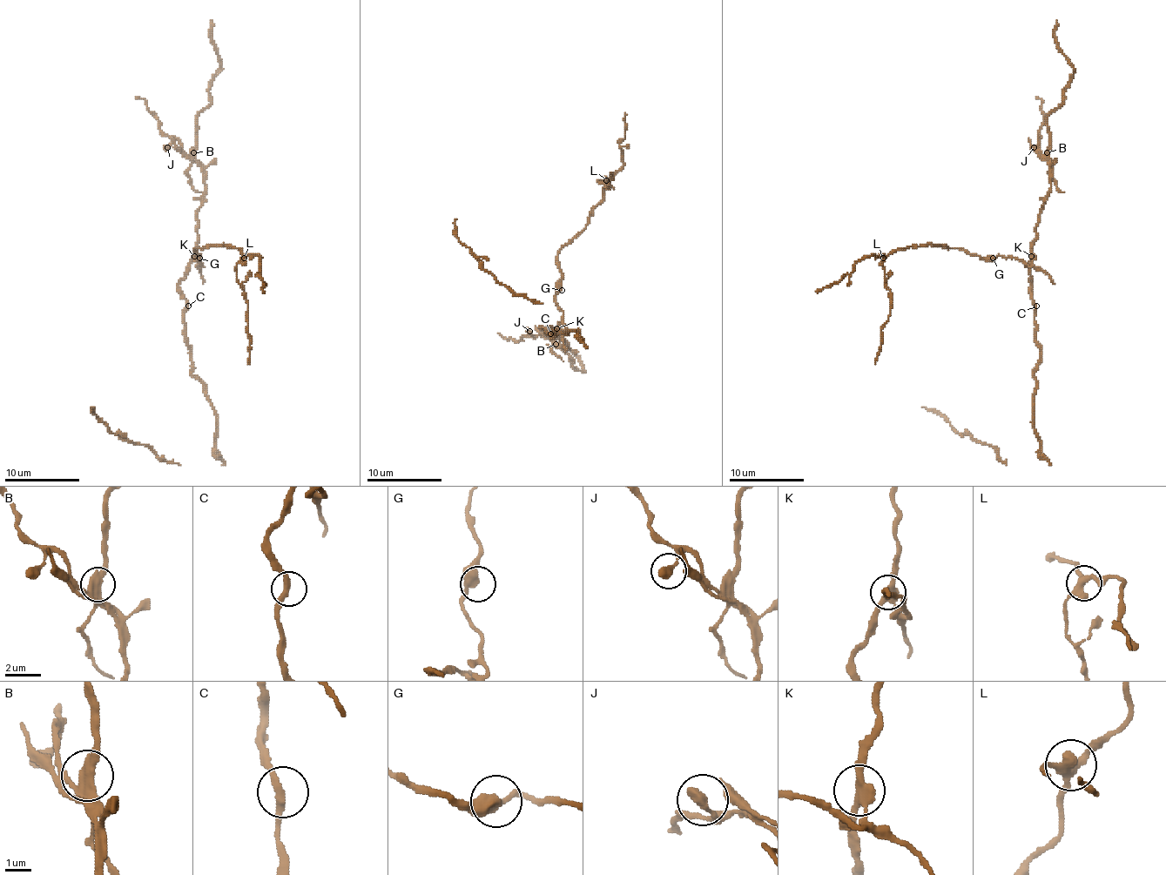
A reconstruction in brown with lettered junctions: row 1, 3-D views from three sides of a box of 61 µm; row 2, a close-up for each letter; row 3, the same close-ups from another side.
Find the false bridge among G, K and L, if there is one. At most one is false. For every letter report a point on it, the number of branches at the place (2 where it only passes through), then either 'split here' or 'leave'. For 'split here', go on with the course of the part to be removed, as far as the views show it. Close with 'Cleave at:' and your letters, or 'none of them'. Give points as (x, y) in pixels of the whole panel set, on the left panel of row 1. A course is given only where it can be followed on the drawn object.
G: place (199, 258); branches 3; leave
K: place (194, 256); branches 3; split here
L: place (244, 258); branches 3; leave
Cleave at: K

